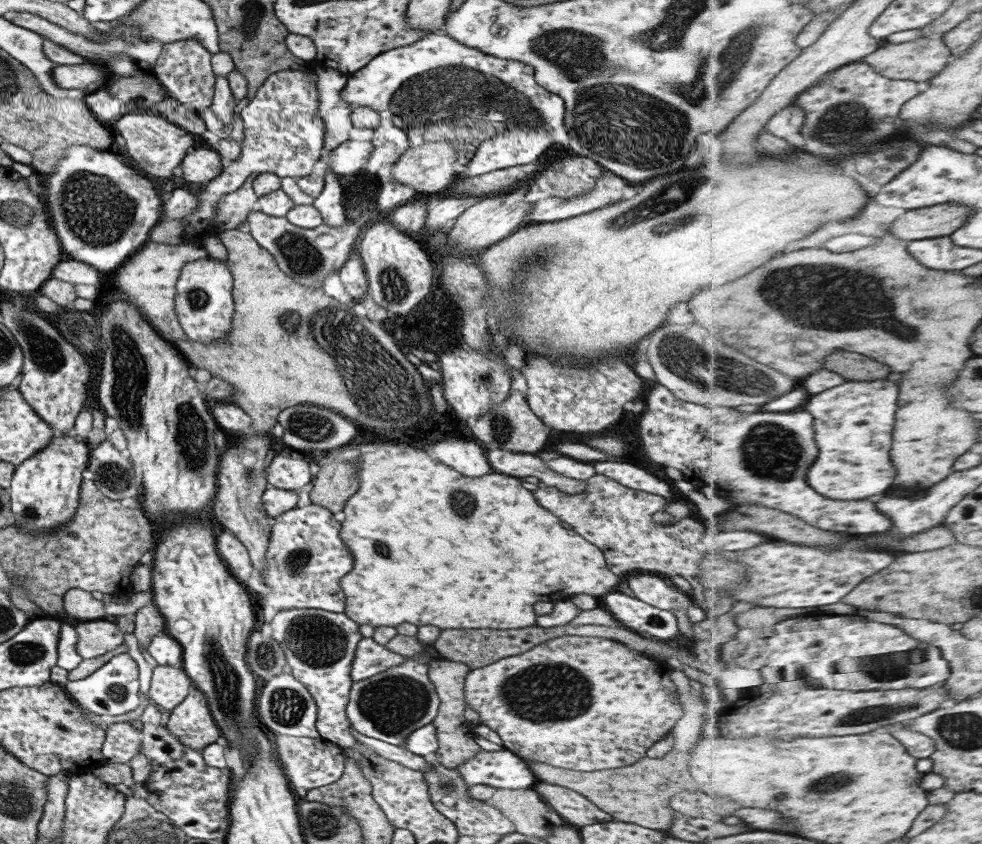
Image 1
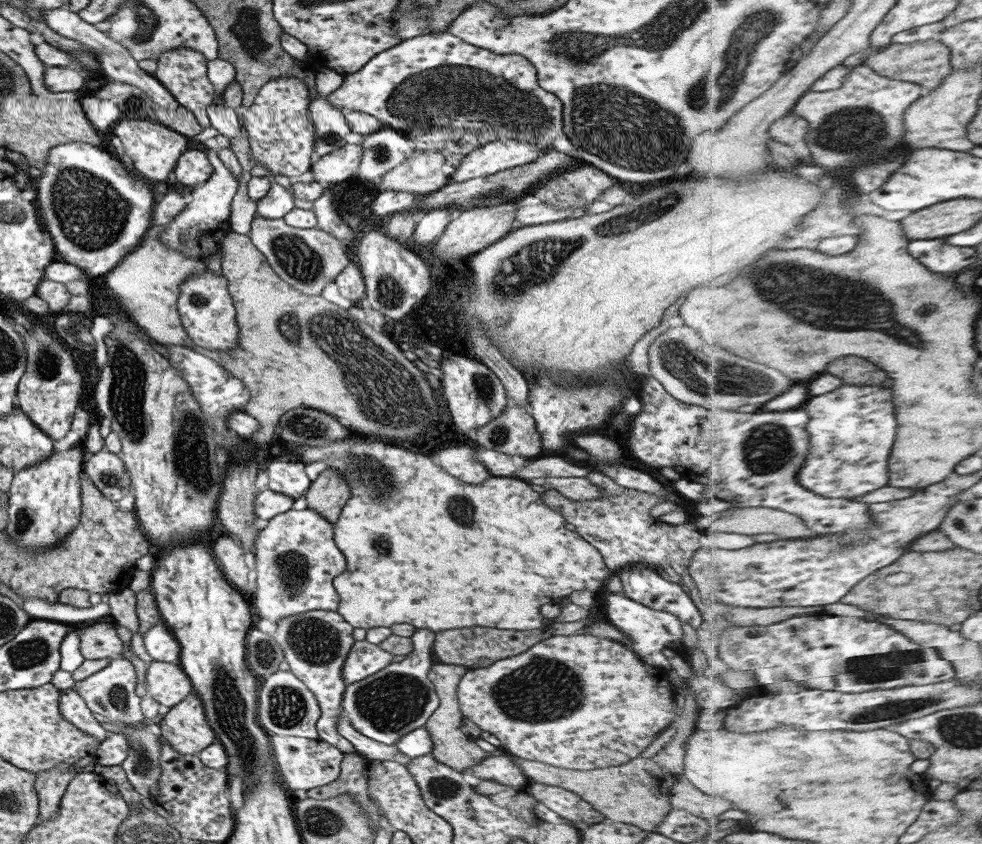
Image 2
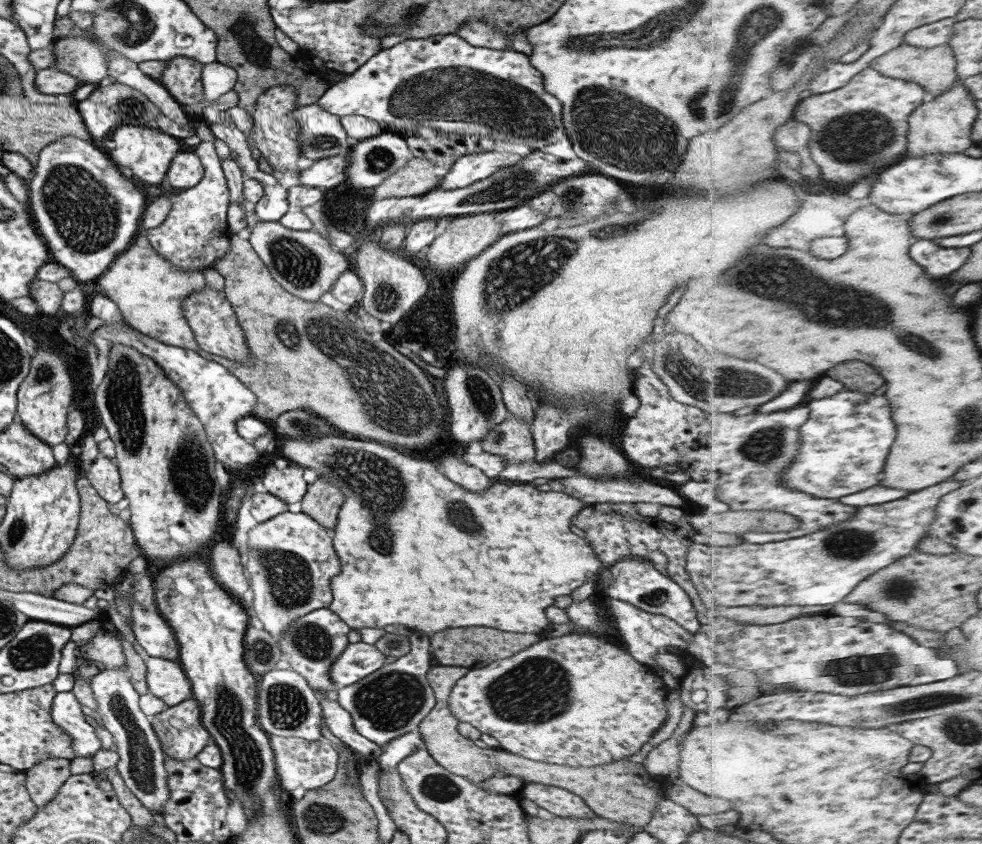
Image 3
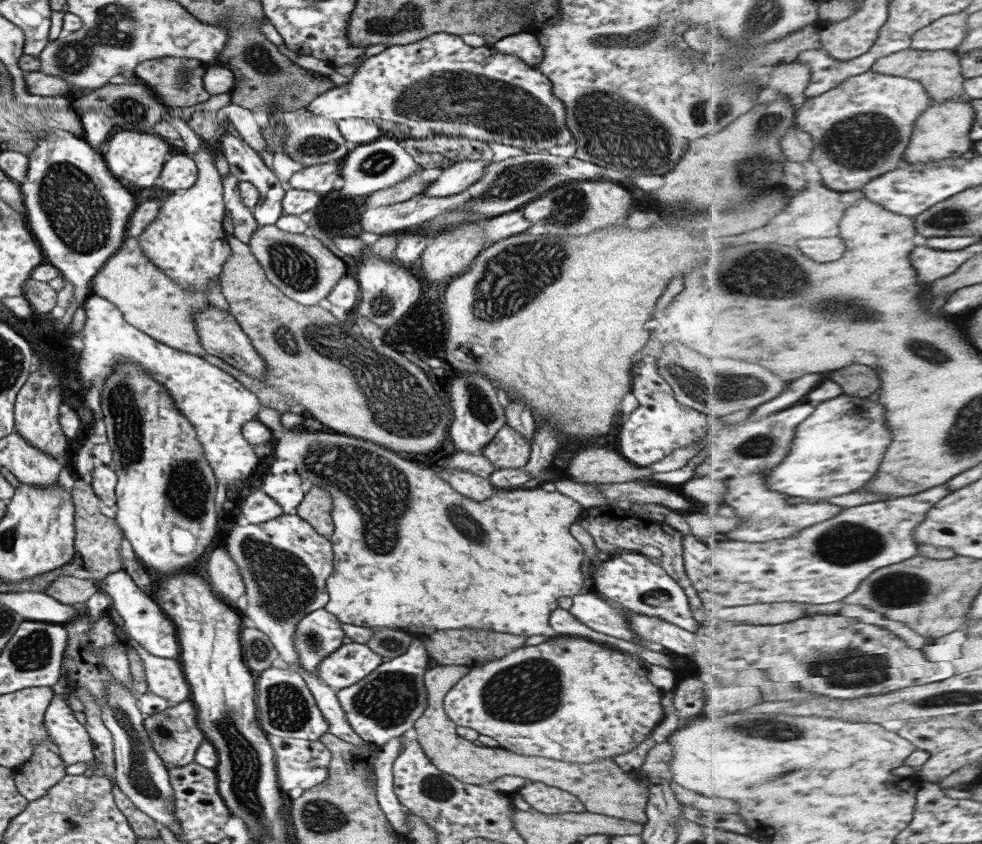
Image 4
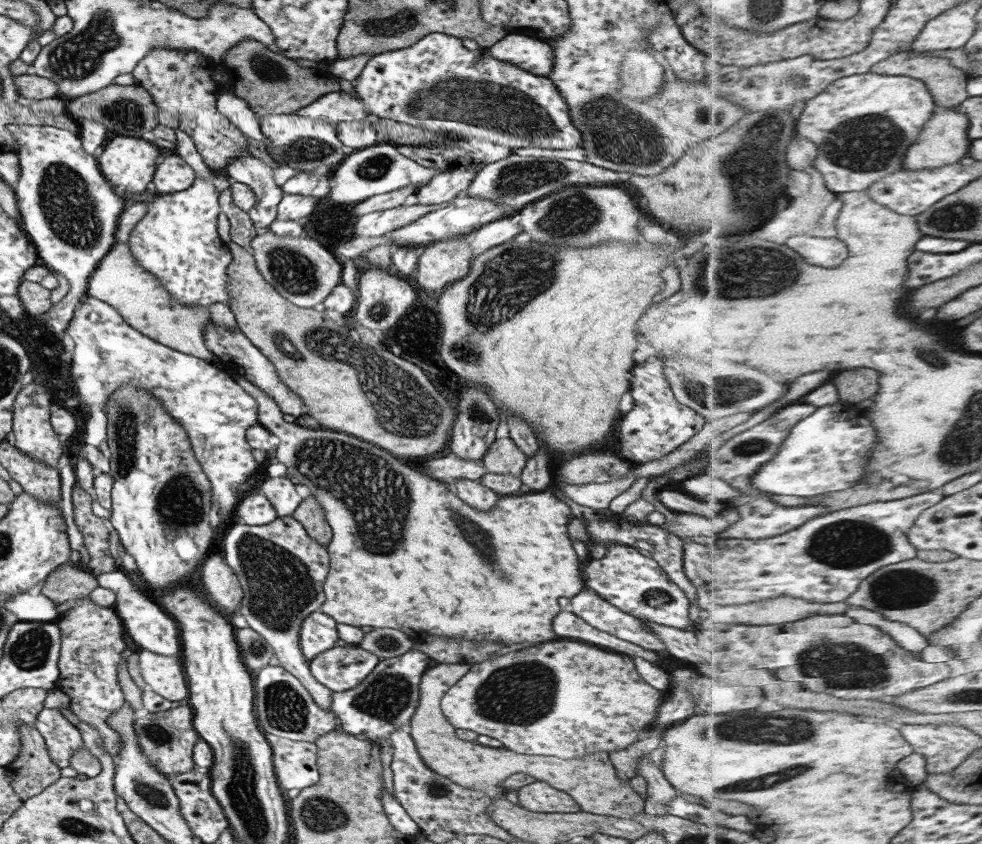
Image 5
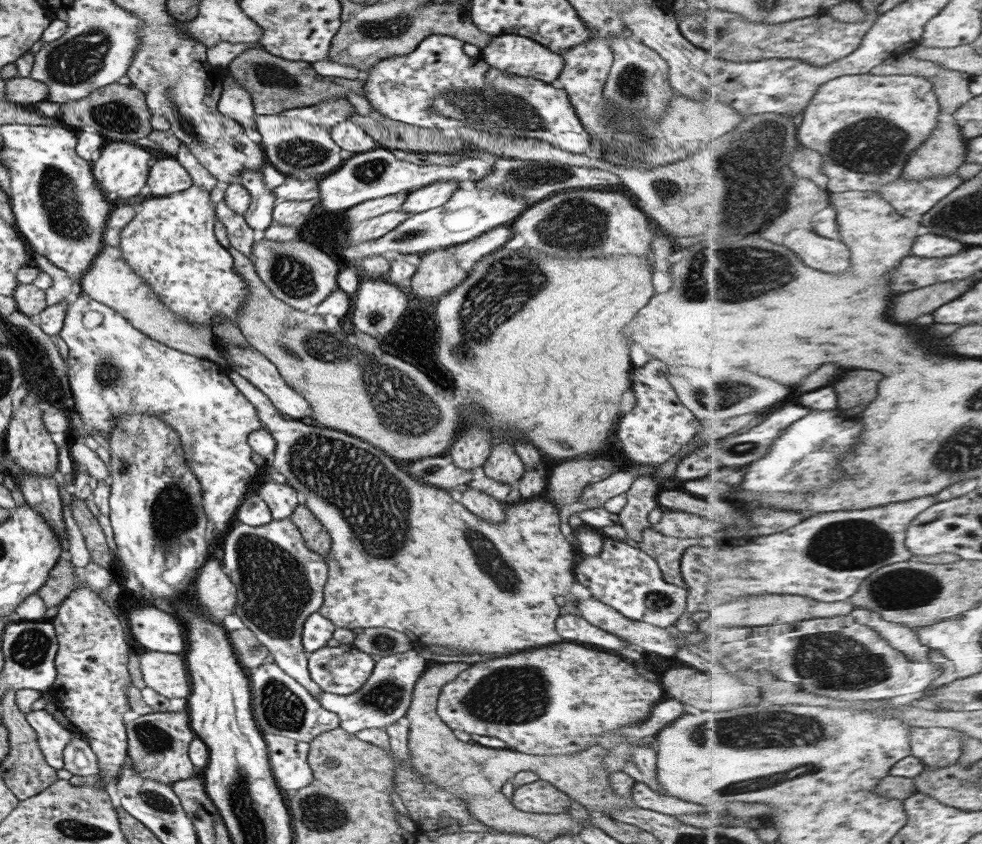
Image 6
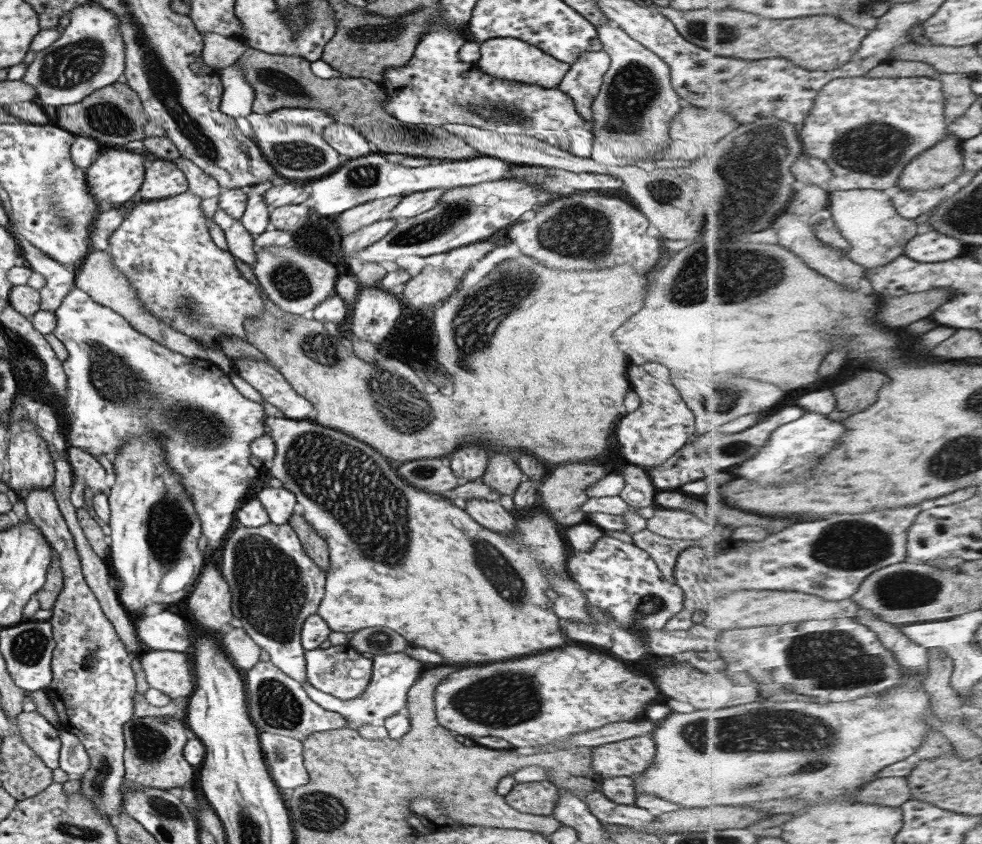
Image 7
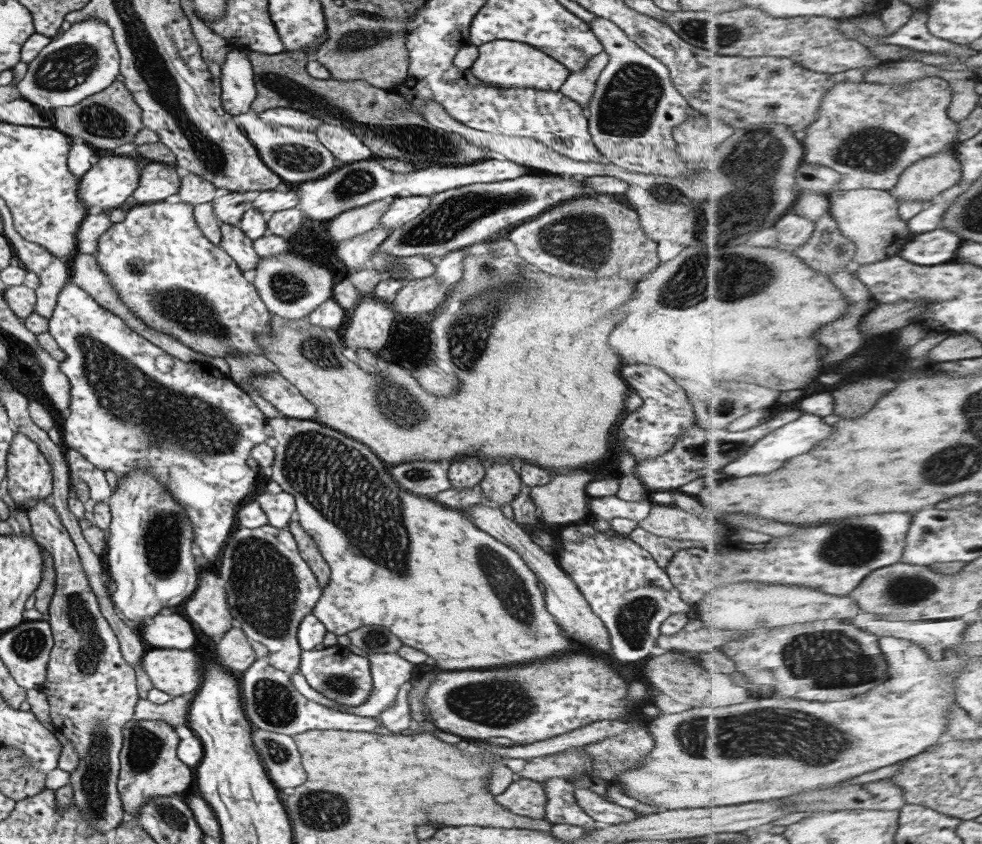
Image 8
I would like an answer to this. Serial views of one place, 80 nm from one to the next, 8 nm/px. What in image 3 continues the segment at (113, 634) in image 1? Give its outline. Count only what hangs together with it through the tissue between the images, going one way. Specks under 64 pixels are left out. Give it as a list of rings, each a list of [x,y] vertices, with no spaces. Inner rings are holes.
[[[106,630],[94,635],[79,648],[79,655],[83,659],[101,662],[105,670],[117,670],[117,668],[126,670],[125,658],[118,638],[111,636]]]

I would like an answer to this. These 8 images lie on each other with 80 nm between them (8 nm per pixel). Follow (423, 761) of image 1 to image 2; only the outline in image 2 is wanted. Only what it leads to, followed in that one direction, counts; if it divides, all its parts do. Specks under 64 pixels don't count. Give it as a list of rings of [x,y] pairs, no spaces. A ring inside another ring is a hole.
[[[341,715],[337,717],[336,729],[338,733],[346,738],[354,748],[354,753],[365,756],[370,760],[393,761],[399,764],[409,764],[411,757],[401,754],[394,744],[385,744],[363,736],[357,732],[350,724],[347,717]]]

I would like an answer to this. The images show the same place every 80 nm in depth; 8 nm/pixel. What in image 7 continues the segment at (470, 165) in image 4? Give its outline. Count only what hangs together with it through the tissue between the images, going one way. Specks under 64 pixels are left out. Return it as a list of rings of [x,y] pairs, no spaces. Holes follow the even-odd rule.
[[[435,188],[435,190],[425,190],[423,192],[415,192],[400,198],[397,206],[390,210],[390,214],[387,215],[385,220],[402,221],[409,218],[413,218],[430,208],[433,208],[441,195],[445,193],[443,188]]]

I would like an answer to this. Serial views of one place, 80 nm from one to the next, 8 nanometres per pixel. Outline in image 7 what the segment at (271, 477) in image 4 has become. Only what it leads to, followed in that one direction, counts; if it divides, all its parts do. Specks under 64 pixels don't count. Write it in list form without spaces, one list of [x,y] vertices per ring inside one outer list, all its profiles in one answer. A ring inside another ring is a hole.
[[[268,485],[261,488],[256,494],[256,499],[266,510],[269,523],[273,524],[287,523],[296,504],[295,495],[283,486],[273,488]]]

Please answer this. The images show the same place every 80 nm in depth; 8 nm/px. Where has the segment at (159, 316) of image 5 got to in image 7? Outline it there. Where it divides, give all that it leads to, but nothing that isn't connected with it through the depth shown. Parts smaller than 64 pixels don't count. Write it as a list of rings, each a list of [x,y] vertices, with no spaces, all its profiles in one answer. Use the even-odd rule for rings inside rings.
[[[93,251],[86,254],[81,266],[73,270],[73,286],[85,292],[95,303],[105,306],[113,312],[119,313],[139,334],[143,334],[152,341],[157,342],[161,346],[167,347],[173,352],[178,352],[187,358],[196,358],[199,361],[209,361],[213,365],[217,365],[221,372],[225,375],[229,371],[234,370],[231,361],[221,352],[219,348],[211,348],[207,345],[201,345],[199,341],[193,340],[186,334],[181,334],[171,325],[160,321],[155,315],[152,315],[147,308],[141,306],[141,302],[137,300],[135,290],[131,290],[132,286],[126,280],[123,273],[112,263],[107,251]]]

